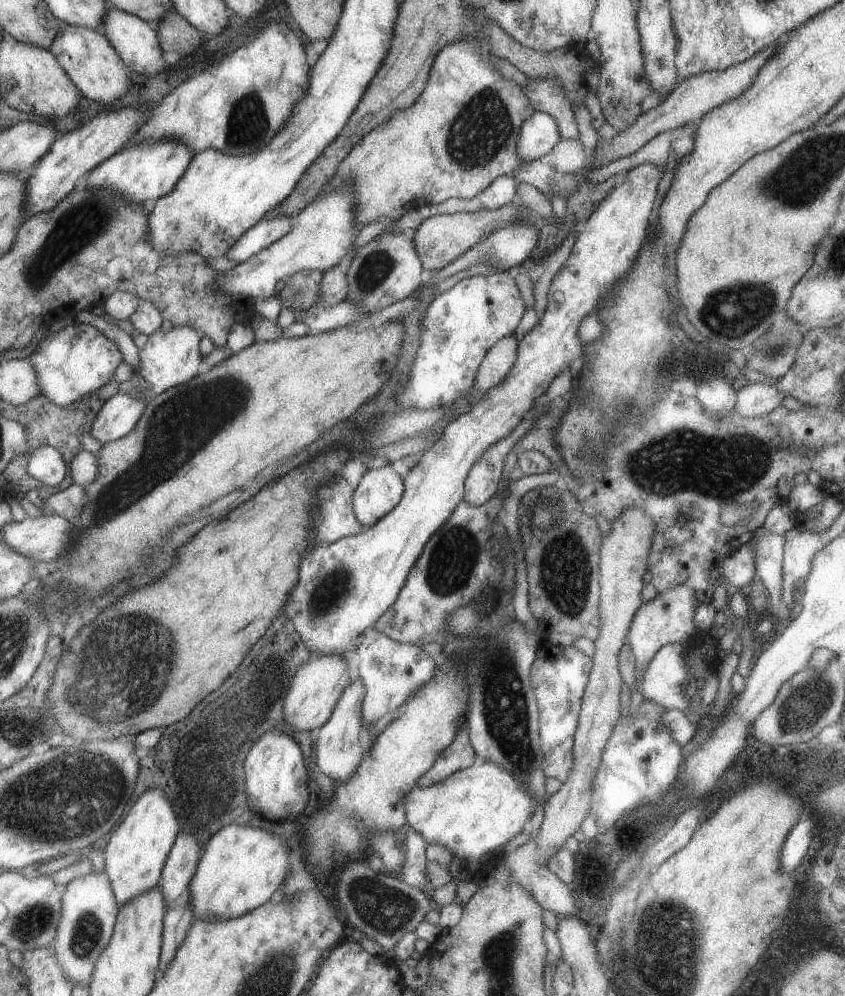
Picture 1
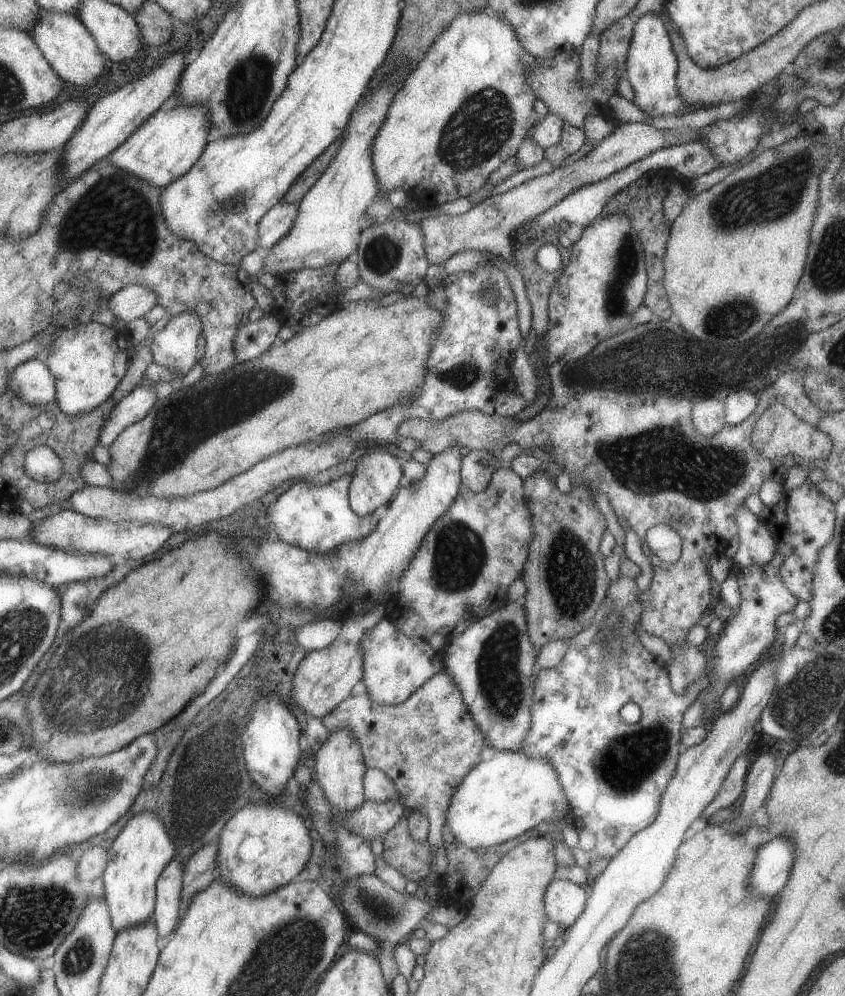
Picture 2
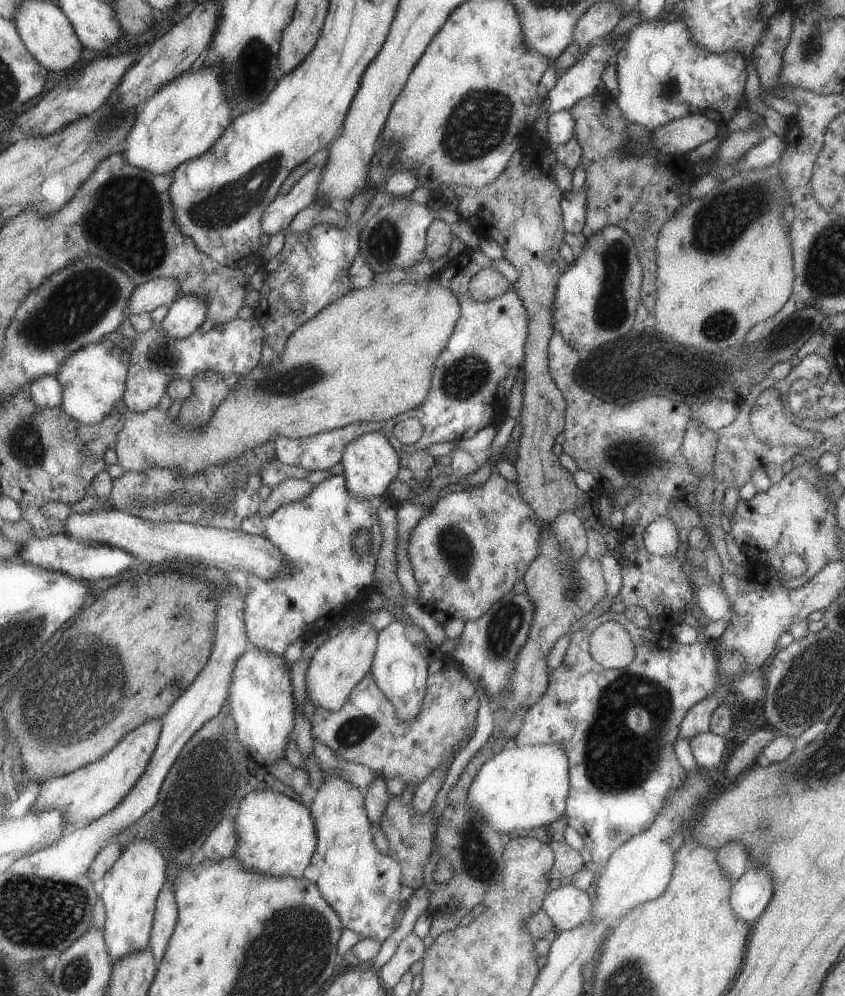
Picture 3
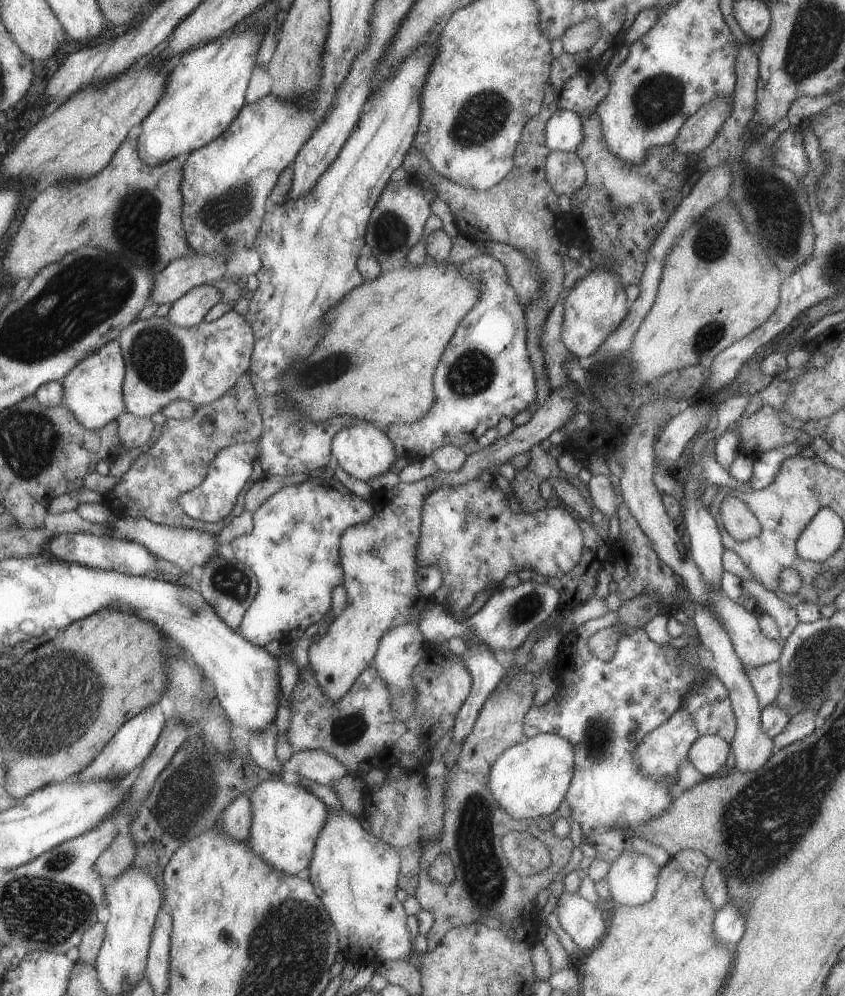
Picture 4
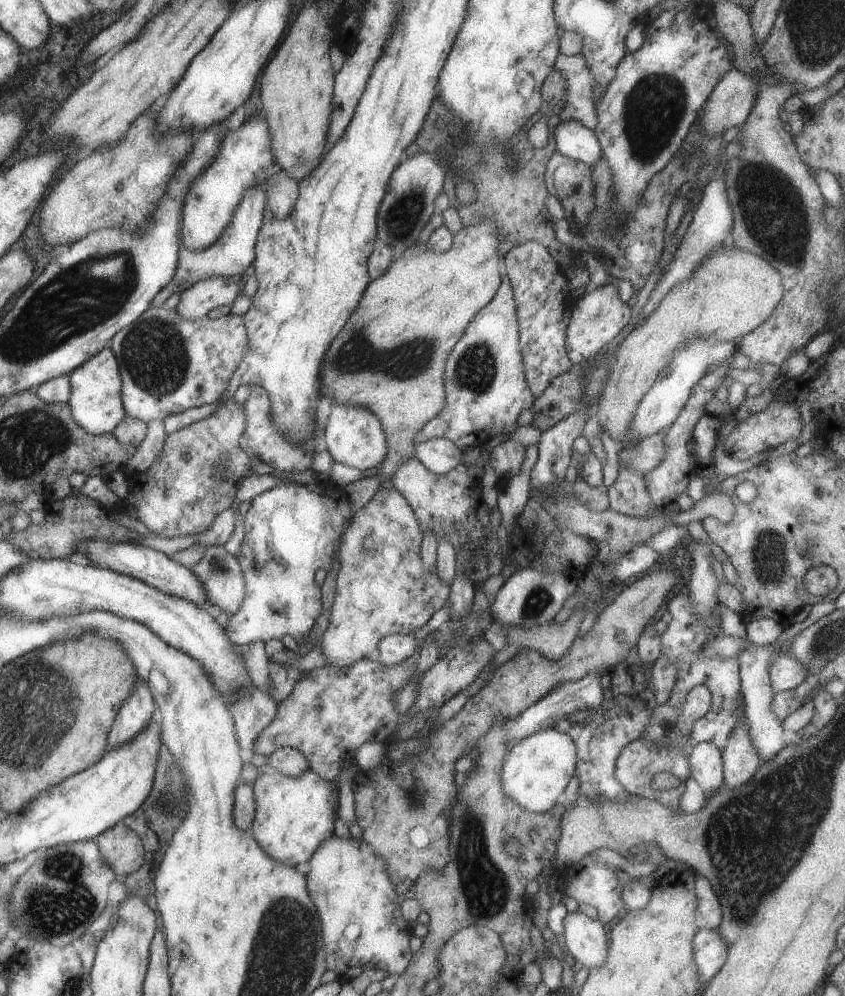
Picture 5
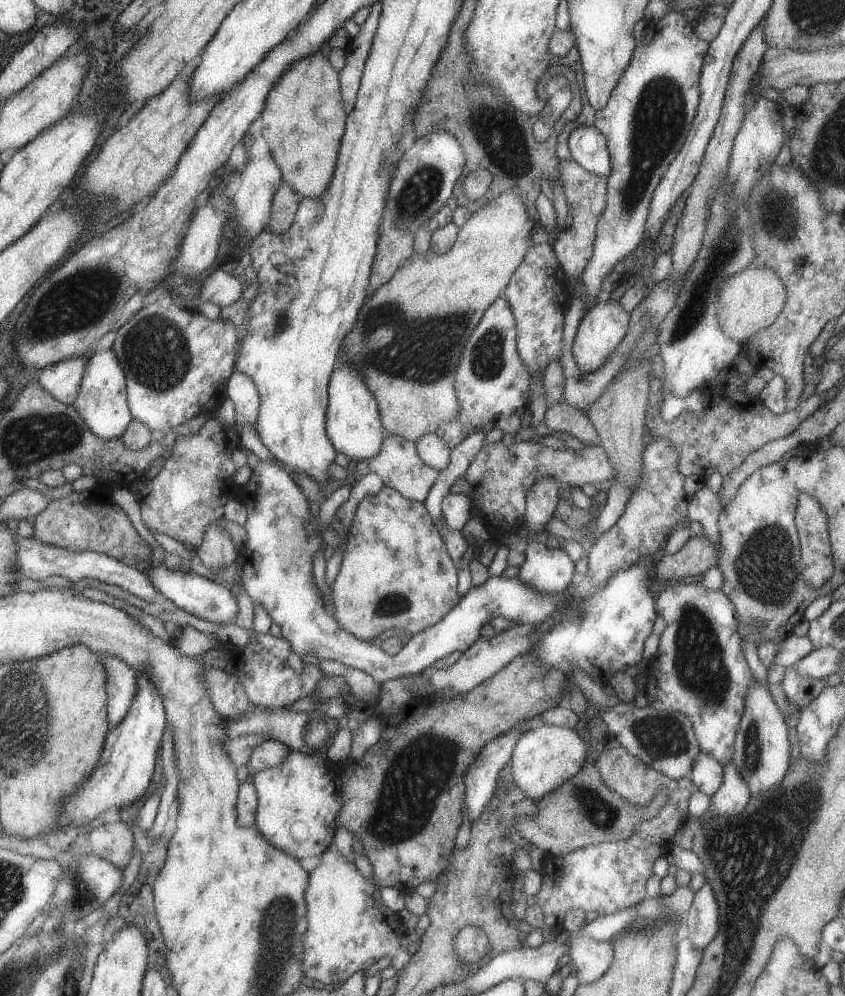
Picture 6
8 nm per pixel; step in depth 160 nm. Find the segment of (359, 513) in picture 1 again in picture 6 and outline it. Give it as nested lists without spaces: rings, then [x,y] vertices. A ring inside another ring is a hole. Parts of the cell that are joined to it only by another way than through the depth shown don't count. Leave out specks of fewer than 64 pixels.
[[[340,362],[332,371],[328,383],[328,406],[326,409],[325,432],[335,451],[344,454],[350,460],[367,460],[381,450],[386,431],[383,429],[377,400],[365,386],[355,366],[349,362]]]

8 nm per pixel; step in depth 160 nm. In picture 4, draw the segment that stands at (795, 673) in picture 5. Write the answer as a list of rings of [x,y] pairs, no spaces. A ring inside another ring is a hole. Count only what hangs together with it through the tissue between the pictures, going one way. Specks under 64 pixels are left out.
[[[773,661],[763,666],[745,666],[745,674],[749,678],[749,683],[757,696],[759,709],[765,708],[769,703],[773,703],[775,696],[781,690],[781,680],[779,680],[779,662]]]

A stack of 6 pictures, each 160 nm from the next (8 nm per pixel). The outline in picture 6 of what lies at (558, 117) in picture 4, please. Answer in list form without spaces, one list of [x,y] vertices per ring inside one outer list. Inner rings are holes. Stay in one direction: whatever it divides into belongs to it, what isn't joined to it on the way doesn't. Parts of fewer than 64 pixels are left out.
[[[577,126],[567,140],[571,159],[583,170],[601,178],[611,172],[611,158],[603,134],[592,126]]]

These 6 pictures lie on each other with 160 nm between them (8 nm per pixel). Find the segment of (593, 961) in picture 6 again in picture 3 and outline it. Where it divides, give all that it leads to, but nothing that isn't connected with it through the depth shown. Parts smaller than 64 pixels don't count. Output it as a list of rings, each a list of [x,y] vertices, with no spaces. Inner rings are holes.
[[[569,883],[550,890],[543,897],[542,909],[560,933],[590,919],[591,901],[590,892],[582,891]]]

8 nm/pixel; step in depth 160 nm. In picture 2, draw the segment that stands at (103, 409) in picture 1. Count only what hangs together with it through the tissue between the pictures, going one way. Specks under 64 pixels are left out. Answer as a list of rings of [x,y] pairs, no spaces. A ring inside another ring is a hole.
[[[144,376],[135,387],[111,409],[107,420],[98,430],[98,443],[107,448],[127,425],[141,420],[156,401],[152,381]]]

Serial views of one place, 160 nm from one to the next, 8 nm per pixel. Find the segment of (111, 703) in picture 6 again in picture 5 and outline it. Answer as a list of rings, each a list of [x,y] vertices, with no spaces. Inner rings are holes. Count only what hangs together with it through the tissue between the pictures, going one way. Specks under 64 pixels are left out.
[[[135,678],[135,686],[115,714],[115,720],[107,732],[106,751],[113,750],[119,744],[129,742],[139,730],[147,726],[151,714],[157,710],[146,684]]]

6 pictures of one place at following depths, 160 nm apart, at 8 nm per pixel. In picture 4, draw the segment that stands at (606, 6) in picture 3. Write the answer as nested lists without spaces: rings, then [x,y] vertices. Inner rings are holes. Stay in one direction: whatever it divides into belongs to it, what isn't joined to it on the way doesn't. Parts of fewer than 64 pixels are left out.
[[[594,18],[579,22],[558,35],[563,51],[571,55],[577,55],[579,52],[587,53],[597,41],[597,36],[599,36],[599,24]]]

